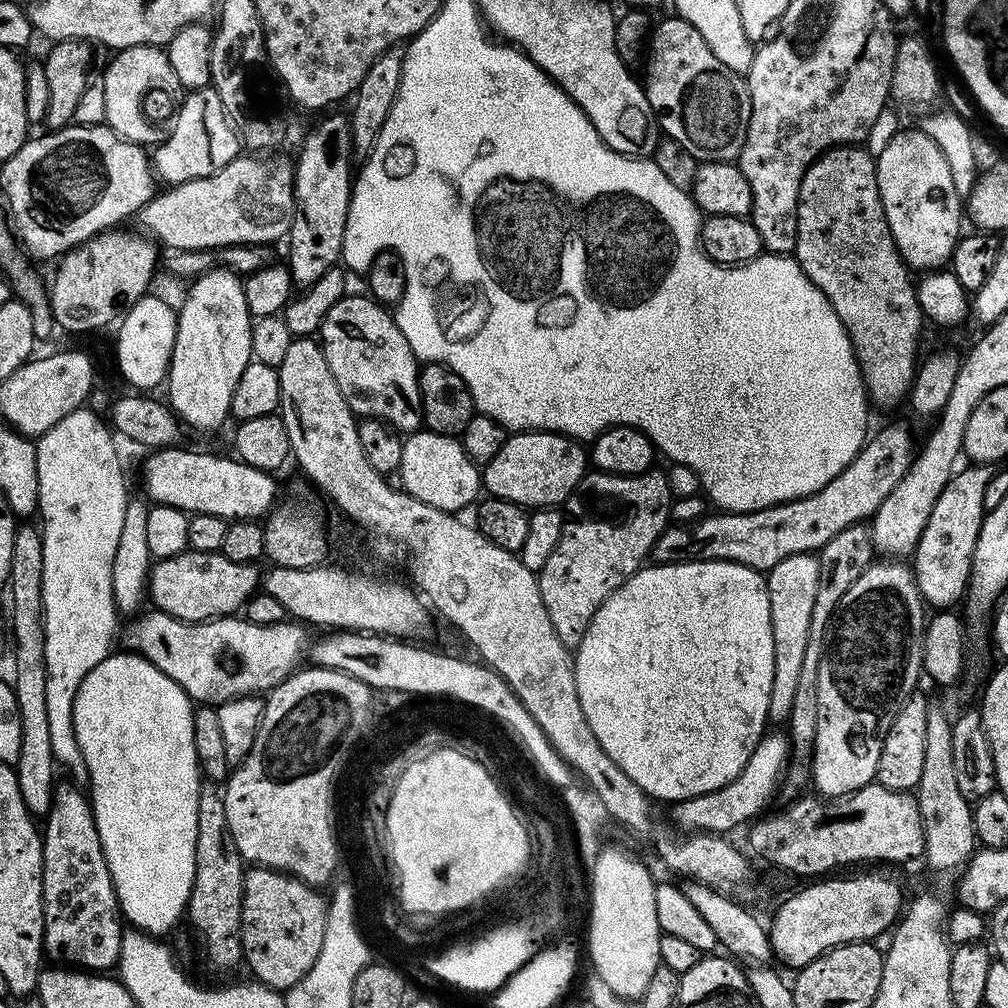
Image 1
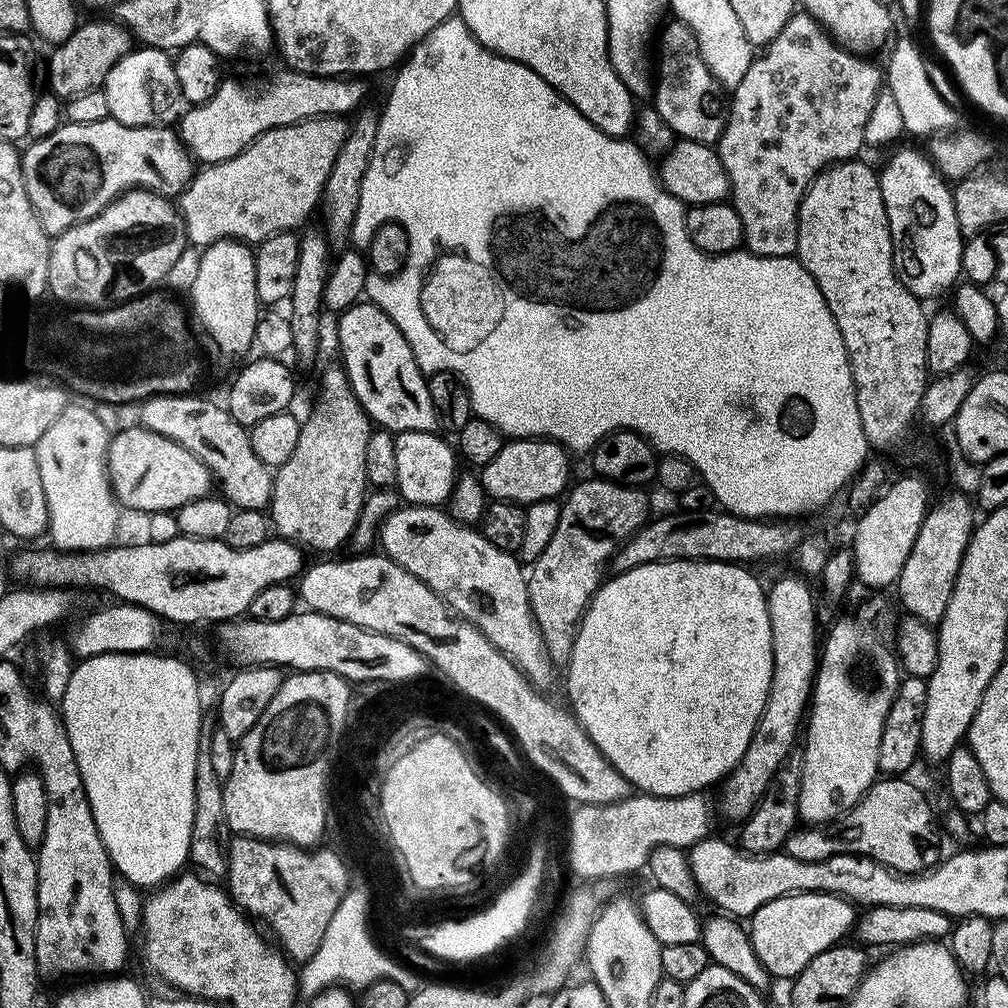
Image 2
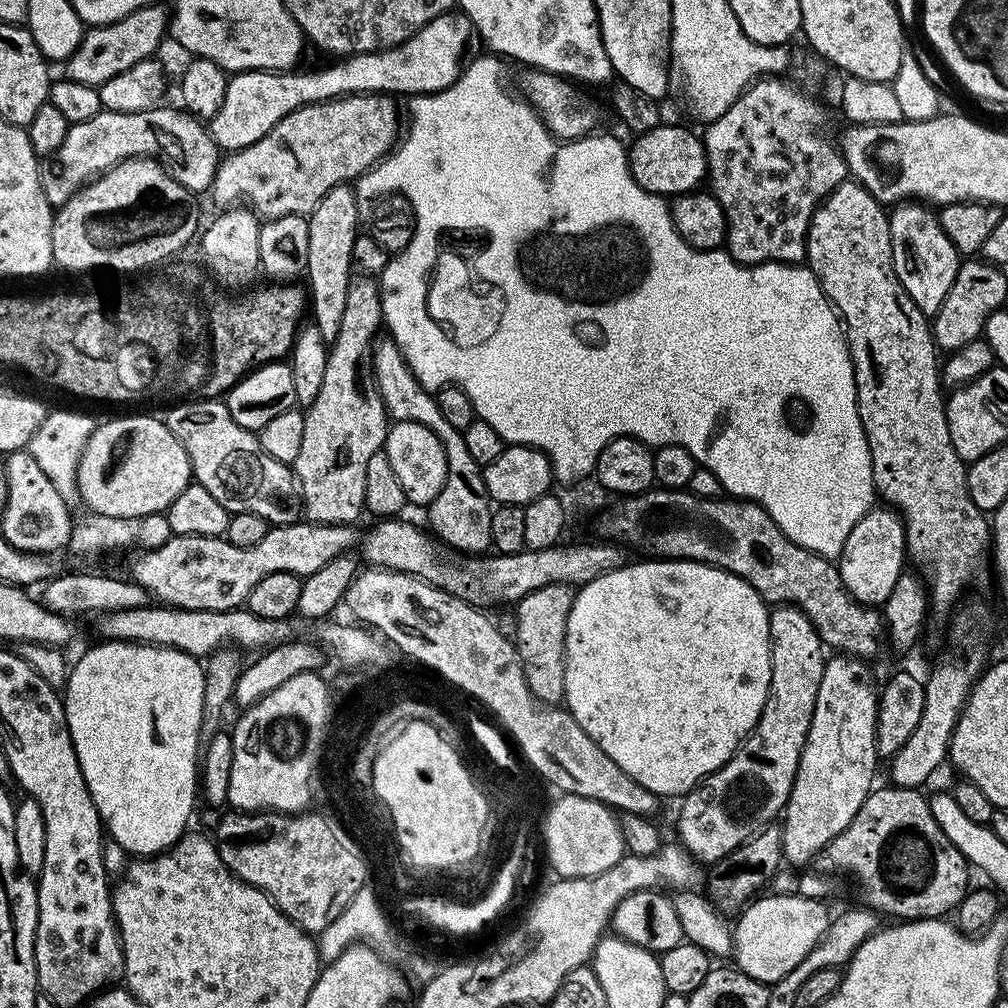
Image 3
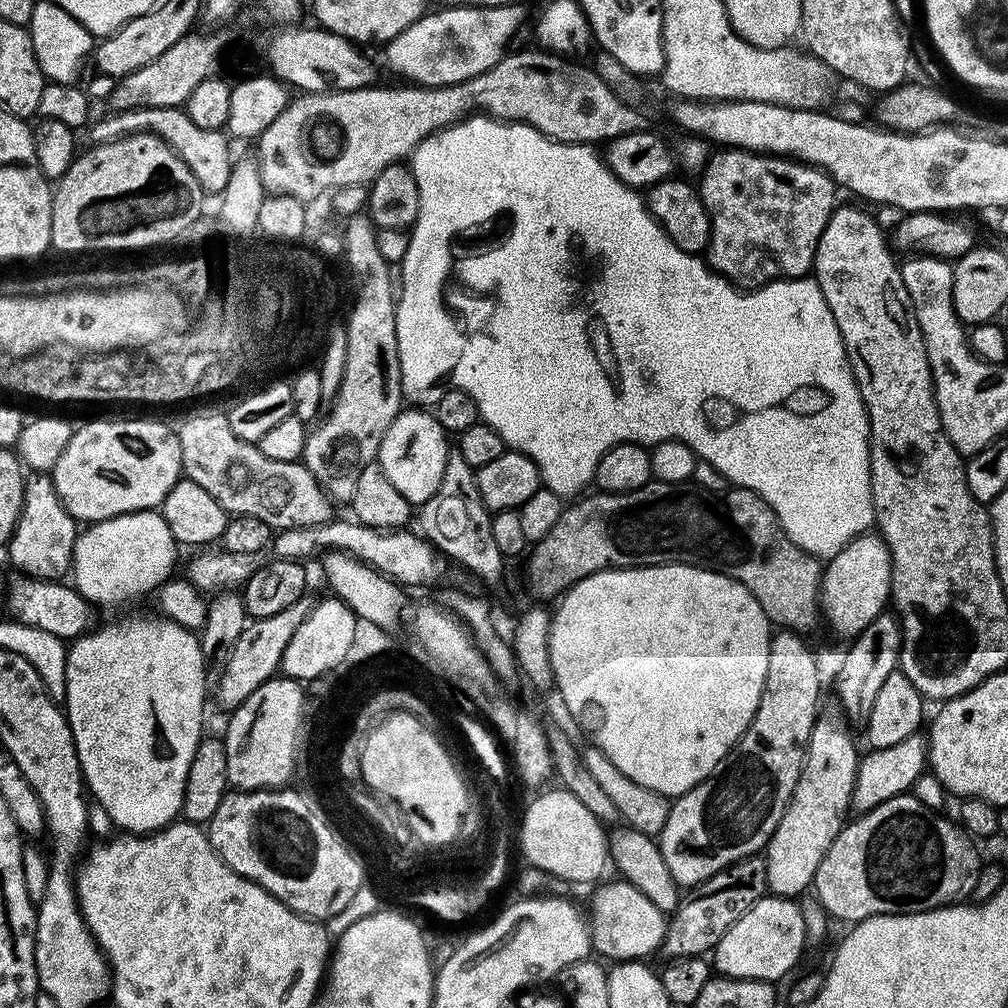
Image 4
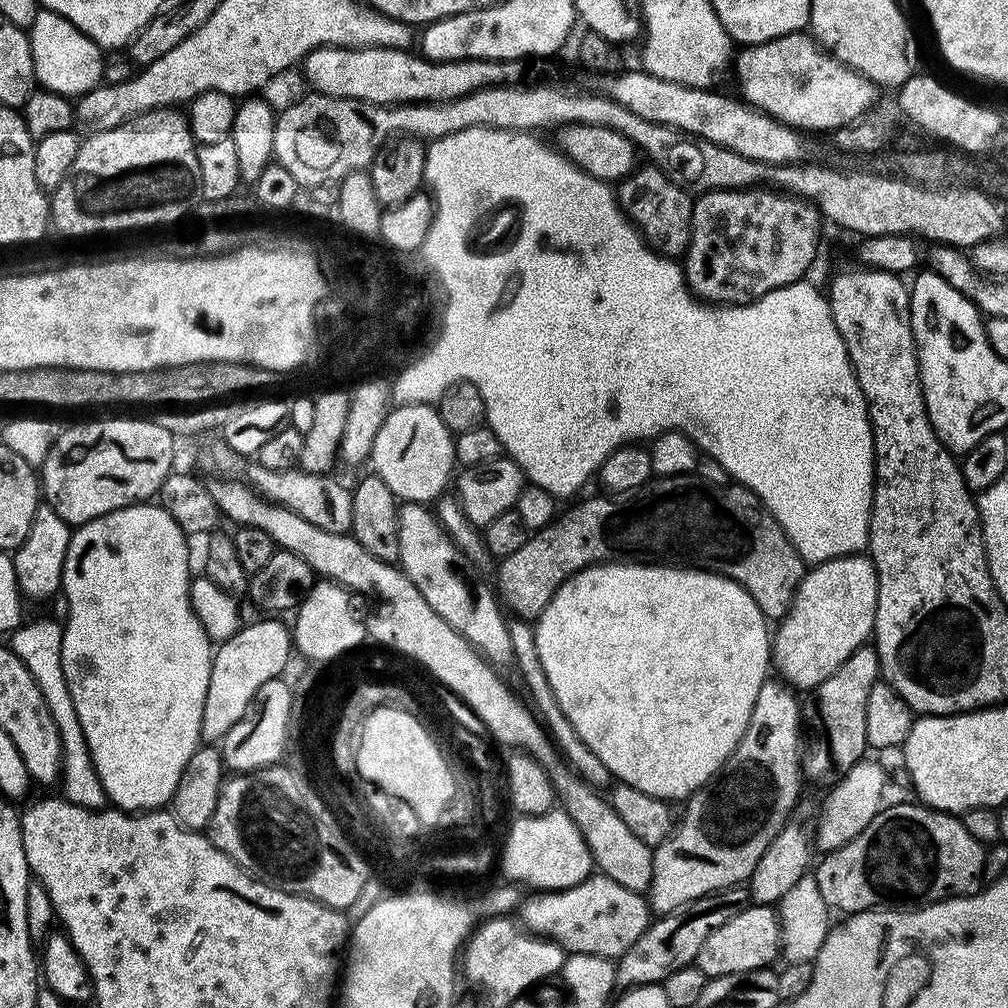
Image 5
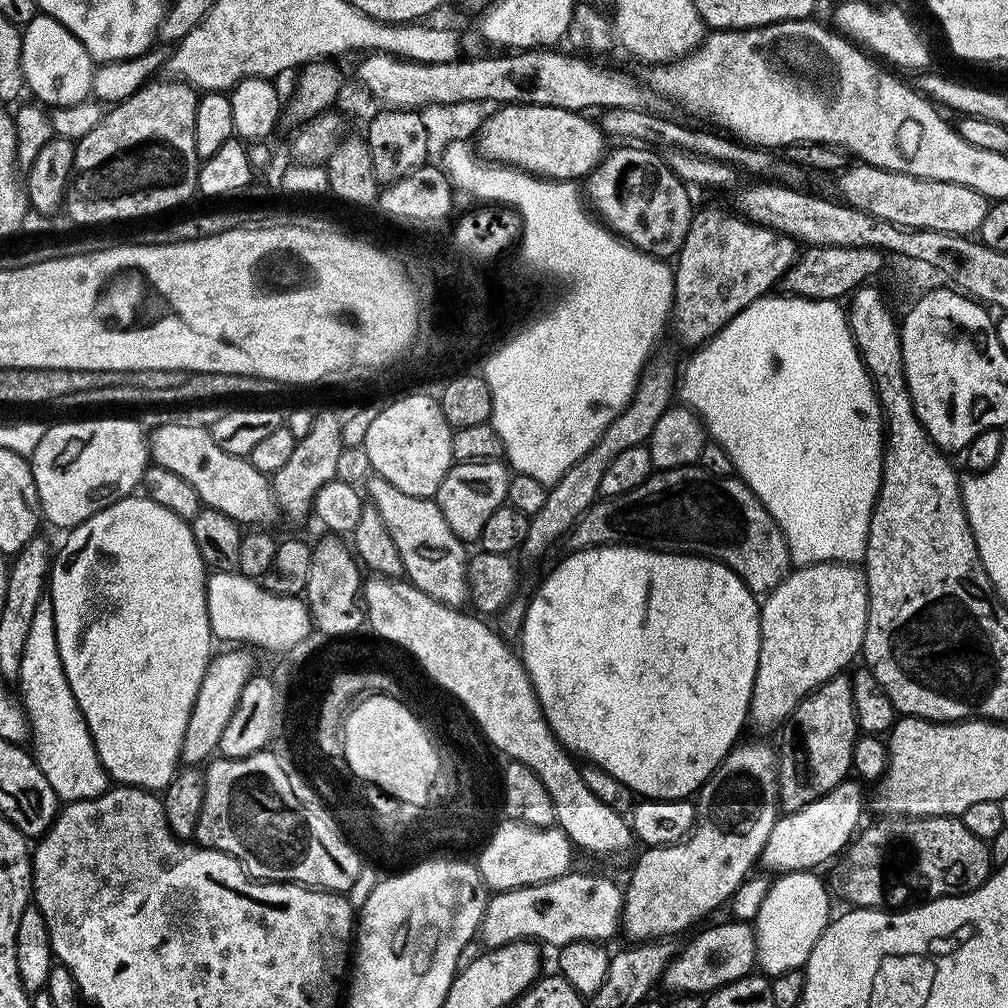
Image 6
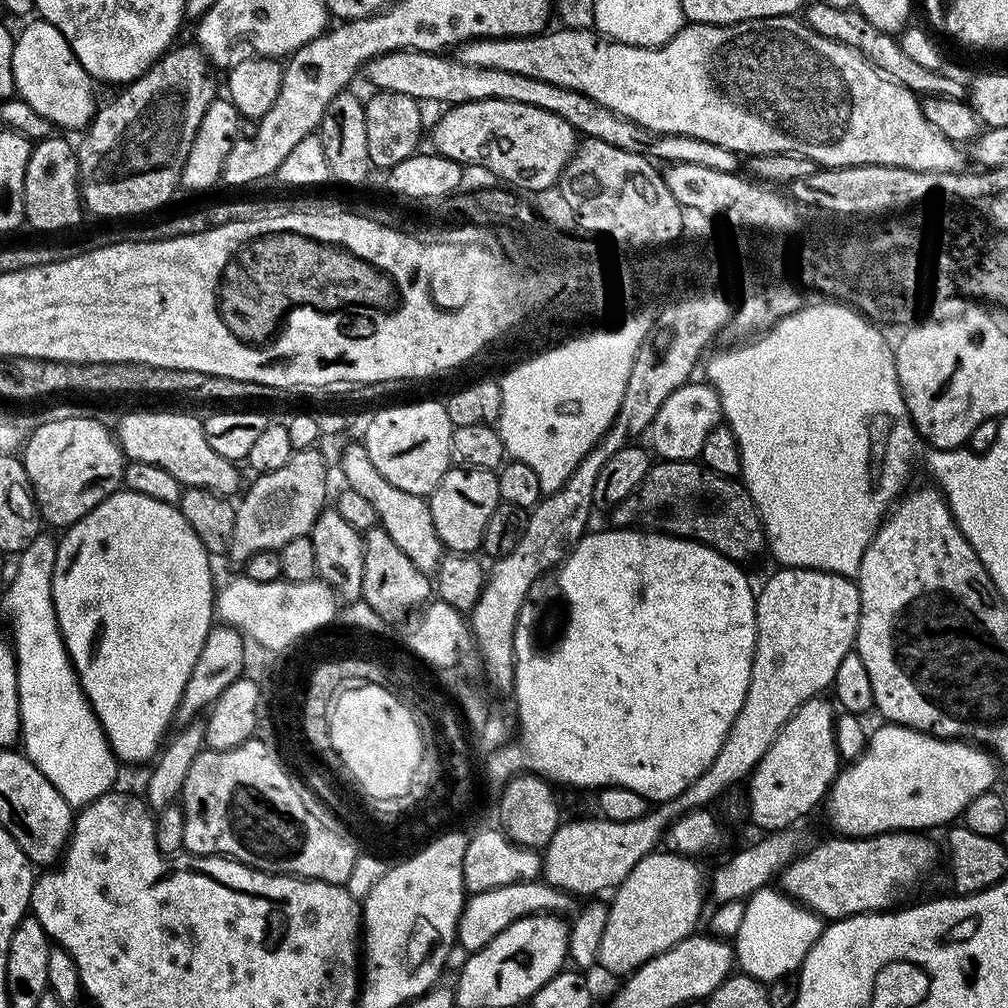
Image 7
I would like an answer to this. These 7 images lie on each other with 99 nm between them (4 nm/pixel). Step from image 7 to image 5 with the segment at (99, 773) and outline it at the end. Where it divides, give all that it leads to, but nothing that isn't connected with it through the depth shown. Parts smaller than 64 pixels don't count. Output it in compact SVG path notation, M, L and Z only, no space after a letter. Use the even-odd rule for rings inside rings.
M36 620L25 623L10 636L10 647L26 670L38 682L42 690L42 698L46 698L46 706L58 728L62 742L62 779L58 788L63 799L74 802L83 808L103 808L109 803L106 790L96 773L90 750L86 746L86 734L82 734L82 722L78 722L78 710L74 710L74 698L70 698L70 690L66 686L66 674L62 674L62 634L64 629L61 621Z

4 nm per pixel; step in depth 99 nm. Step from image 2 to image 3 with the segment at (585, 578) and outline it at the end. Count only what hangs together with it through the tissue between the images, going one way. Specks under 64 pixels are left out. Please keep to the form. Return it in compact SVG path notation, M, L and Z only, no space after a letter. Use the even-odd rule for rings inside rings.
M550 584L532 590L514 604L516 610L516 653L530 694L545 706L560 706L566 694L566 622L570 618L574 592L567 584Z

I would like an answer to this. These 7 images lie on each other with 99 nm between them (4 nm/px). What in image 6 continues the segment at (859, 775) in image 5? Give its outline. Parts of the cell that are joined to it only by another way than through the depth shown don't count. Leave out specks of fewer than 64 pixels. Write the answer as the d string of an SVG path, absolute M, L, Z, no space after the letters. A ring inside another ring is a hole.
M843 780L822 798L802 806L802 810L784 812L777 819L774 830L770 830L770 838L766 838L766 844L762 846L759 867L769 868L764 870L772 874L781 874L816 870L820 868L819 864L827 860L835 861L852 843L862 824L860 815L864 812L864 792L854 780Z

